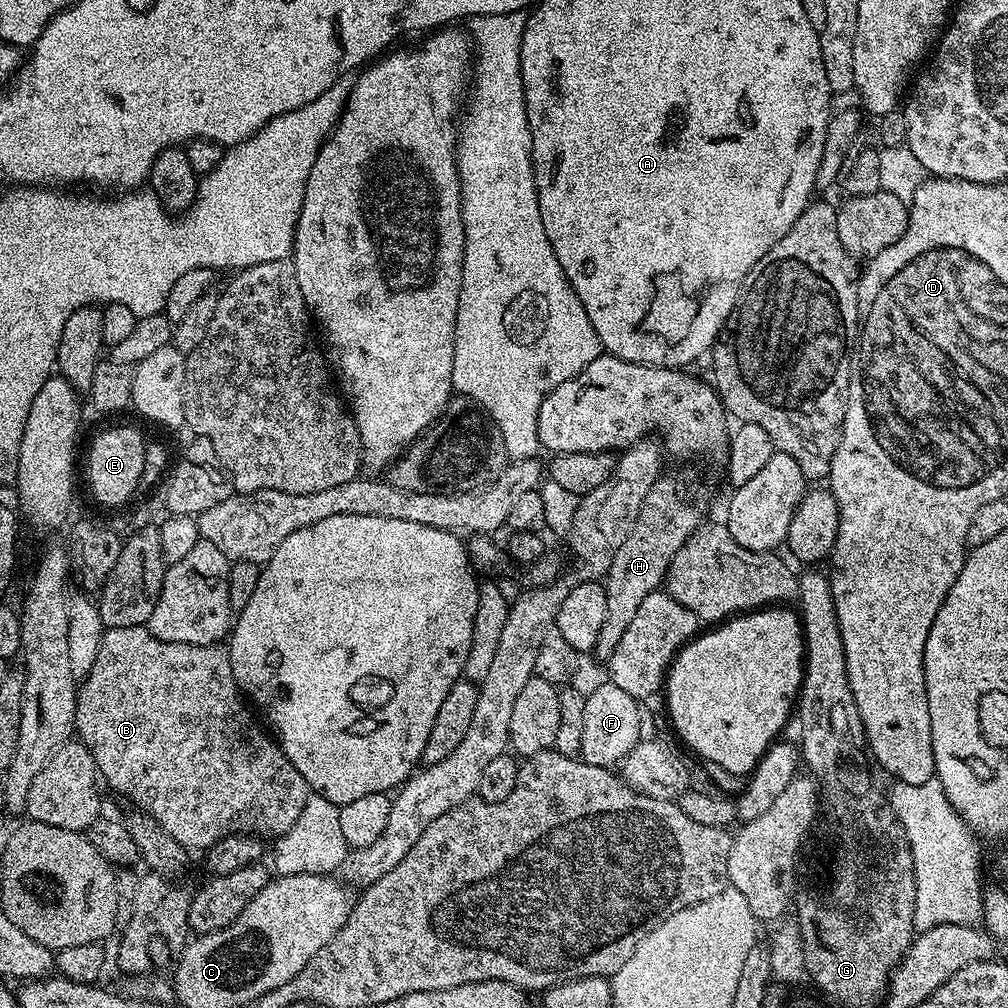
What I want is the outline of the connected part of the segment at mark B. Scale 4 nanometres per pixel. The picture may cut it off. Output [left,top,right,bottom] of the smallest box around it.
[74,626,310,850]

